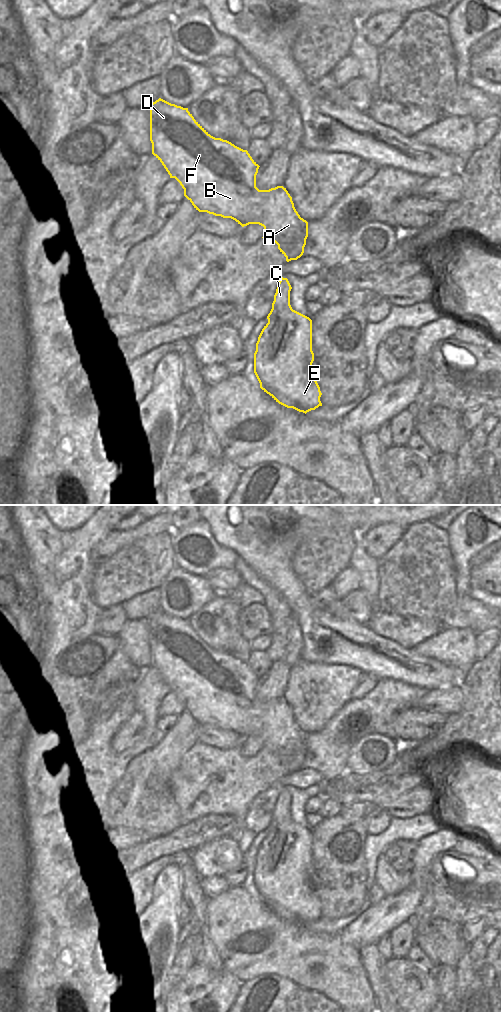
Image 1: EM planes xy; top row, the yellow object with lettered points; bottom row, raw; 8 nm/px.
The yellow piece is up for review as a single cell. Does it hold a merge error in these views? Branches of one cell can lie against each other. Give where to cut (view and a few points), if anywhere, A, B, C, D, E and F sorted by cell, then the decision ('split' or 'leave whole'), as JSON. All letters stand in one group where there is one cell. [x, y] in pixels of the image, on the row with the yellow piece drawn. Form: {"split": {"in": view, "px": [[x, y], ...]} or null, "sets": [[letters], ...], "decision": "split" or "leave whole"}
{"split": null, "sets": [["A", "B", "C", "D", "E", "F"]], "decision": "leave whole"}

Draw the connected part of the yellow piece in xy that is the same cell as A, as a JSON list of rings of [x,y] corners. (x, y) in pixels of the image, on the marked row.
[[[161,98],[150,105],[150,141],[152,154],[162,163],[170,178],[175,178],[184,189],[184,196],[199,212],[207,212],[223,218],[231,218],[242,227],[259,224],[264,227],[262,238],[271,238],[286,261],[297,260],[304,253],[308,237],[308,222],[300,217],[294,207],[292,197],[283,186],[269,190],[256,187],[259,165],[247,150],[243,150],[227,140],[211,136],[192,116],[188,108],[171,104]]]

